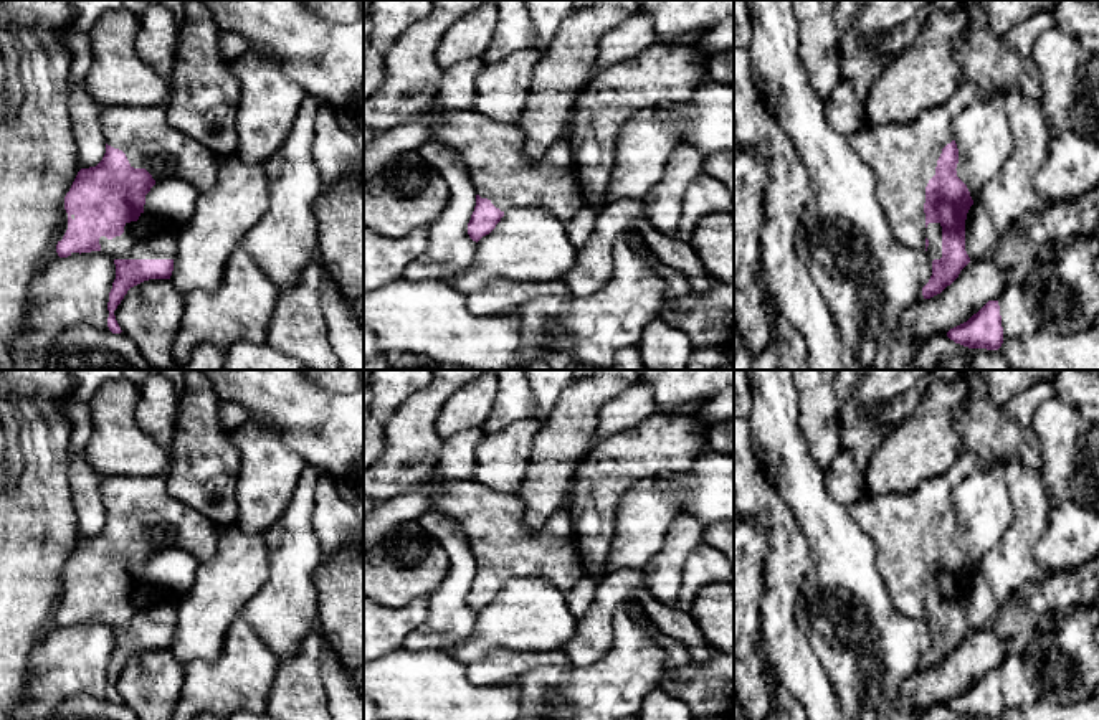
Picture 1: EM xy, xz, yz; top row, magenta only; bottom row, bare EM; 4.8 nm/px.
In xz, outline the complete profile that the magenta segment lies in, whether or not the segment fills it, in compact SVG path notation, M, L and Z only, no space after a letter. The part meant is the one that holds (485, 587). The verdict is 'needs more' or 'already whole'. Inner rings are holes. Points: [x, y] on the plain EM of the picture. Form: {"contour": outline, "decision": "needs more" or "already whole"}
{"contour": "M476 481L428 482L430 512L448 517L466 540L474 560L476 576L468 593L468 604L479 611L489 604L506 581L512 578L547 580L562 593L572 590L582 578L582 561L577 547L569 504L557 510L540 528L524 523L524 504L517 495L501 494Z", "decision": "needs more"}

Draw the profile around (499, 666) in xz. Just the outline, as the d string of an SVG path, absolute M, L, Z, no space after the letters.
M494 649L479 661L466 664L464 669L471 684L496 685L511 682L529 670L550 666L570 666L564 649L544 652Z

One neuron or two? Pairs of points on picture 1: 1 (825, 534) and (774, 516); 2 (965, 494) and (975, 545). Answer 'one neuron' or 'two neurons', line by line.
1: two neurons
2: one neuron

